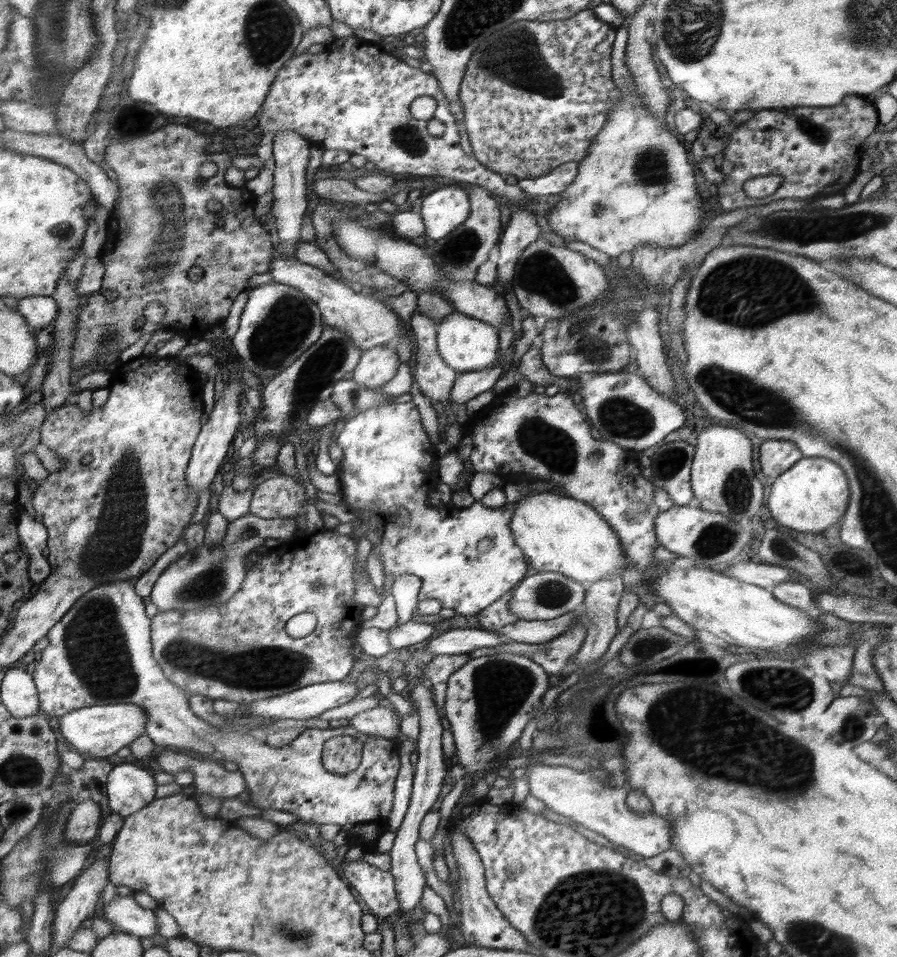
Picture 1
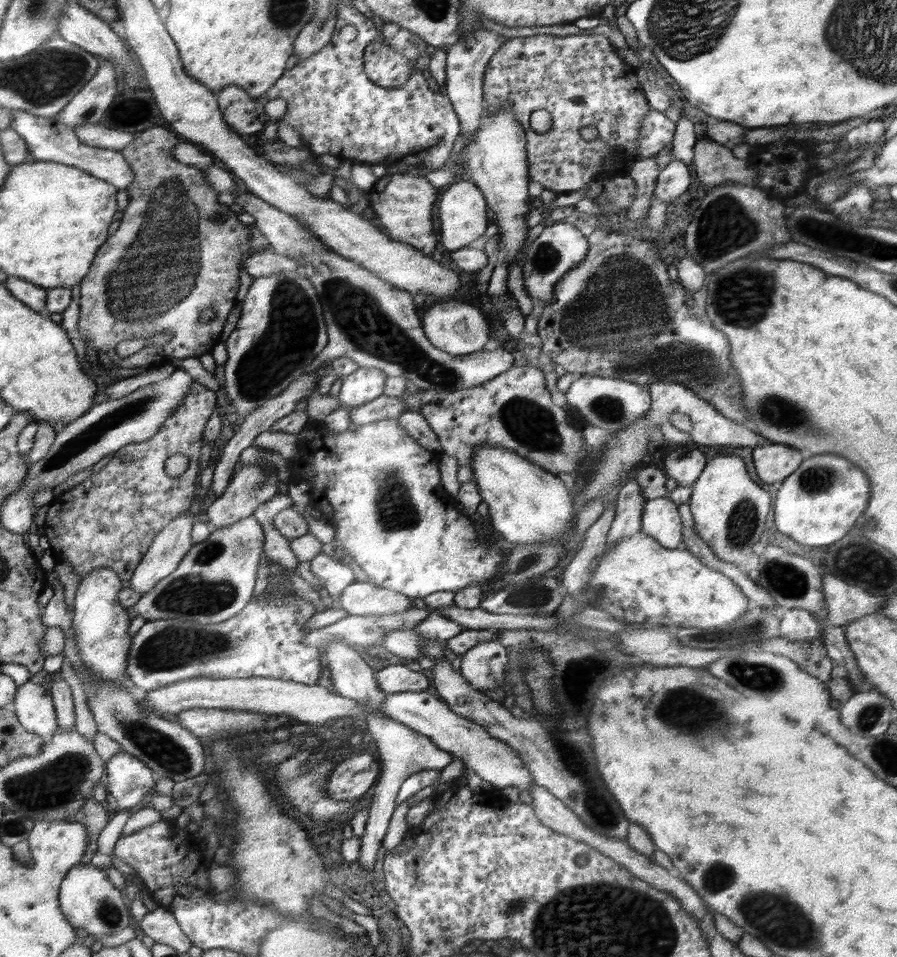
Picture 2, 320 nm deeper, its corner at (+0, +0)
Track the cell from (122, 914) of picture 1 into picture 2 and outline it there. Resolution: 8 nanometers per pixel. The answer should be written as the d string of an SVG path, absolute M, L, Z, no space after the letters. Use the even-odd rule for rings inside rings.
M74 865L64 877L64 880L59 886L59 905L64 918L74 927L82 928L89 934L99 937L106 936L107 934L114 934L130 924L129 907L124 904L122 899L122 891L116 889L112 882L108 879L108 874L105 868L98 868L88 865Z

